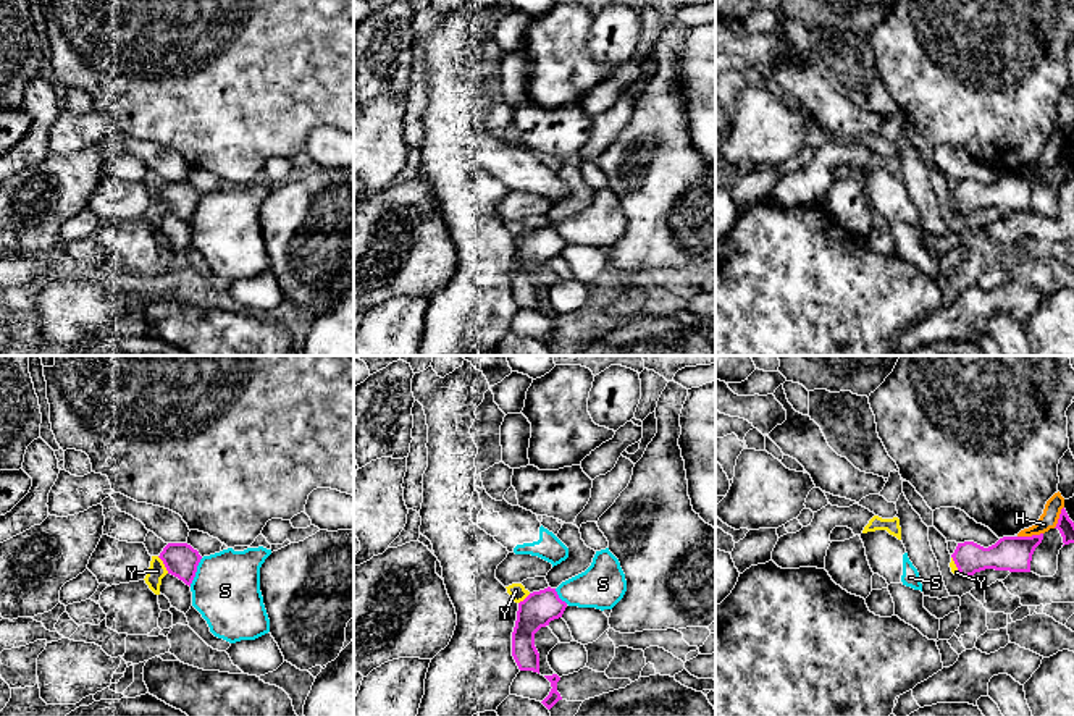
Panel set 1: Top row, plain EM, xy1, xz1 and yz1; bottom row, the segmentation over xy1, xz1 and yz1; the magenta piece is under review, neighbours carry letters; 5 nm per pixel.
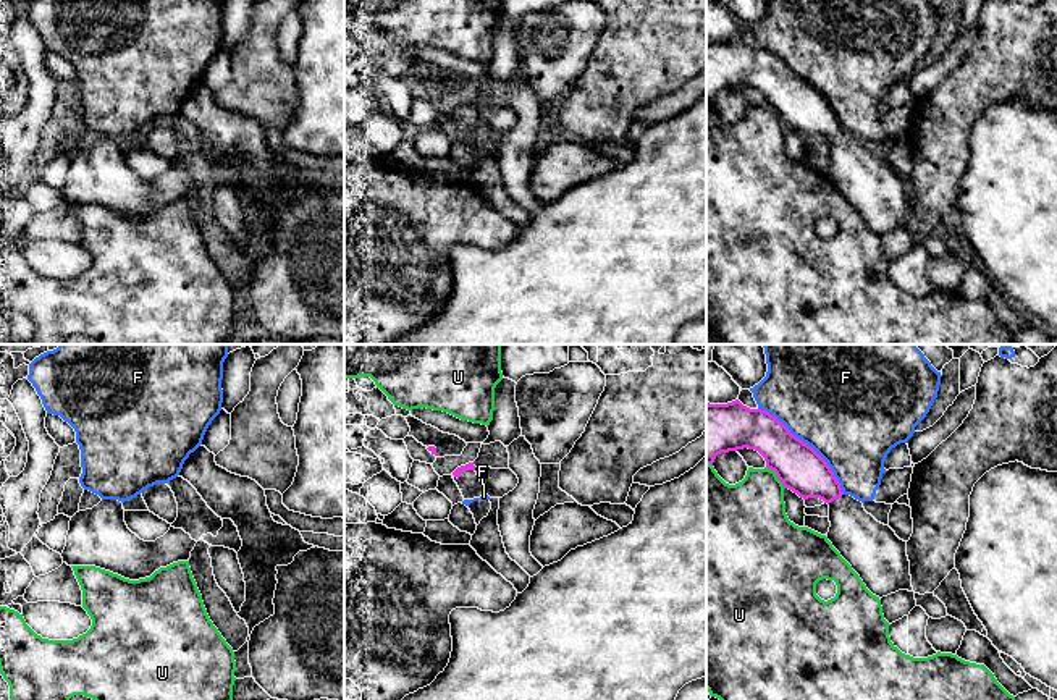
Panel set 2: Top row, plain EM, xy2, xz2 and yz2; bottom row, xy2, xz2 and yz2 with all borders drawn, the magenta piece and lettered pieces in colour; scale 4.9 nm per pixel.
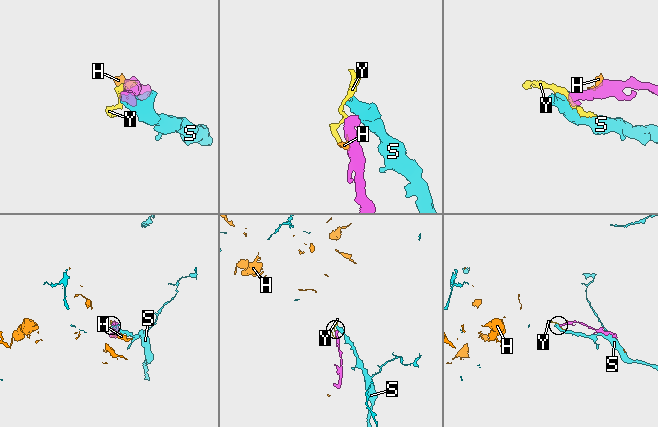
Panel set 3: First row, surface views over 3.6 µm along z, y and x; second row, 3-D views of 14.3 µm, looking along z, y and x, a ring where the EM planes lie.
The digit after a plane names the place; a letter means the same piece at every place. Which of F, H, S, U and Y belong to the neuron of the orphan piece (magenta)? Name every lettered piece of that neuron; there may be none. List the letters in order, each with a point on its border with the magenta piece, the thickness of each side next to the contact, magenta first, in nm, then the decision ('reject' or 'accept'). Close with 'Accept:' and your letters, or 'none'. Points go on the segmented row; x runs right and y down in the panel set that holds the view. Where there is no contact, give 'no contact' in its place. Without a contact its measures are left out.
F: yz2 (807, 445) | 220/500 nm | reject
H: yz1 (1029, 537) | 180/90 nm | reject
S: xy1 (196, 571) | 170/340 nm | reject
U: yz2 (776, 474) | 220/360 nm | reject
Y: xy1 (163, 563) | 170/90 nm | reject
Accept: none

